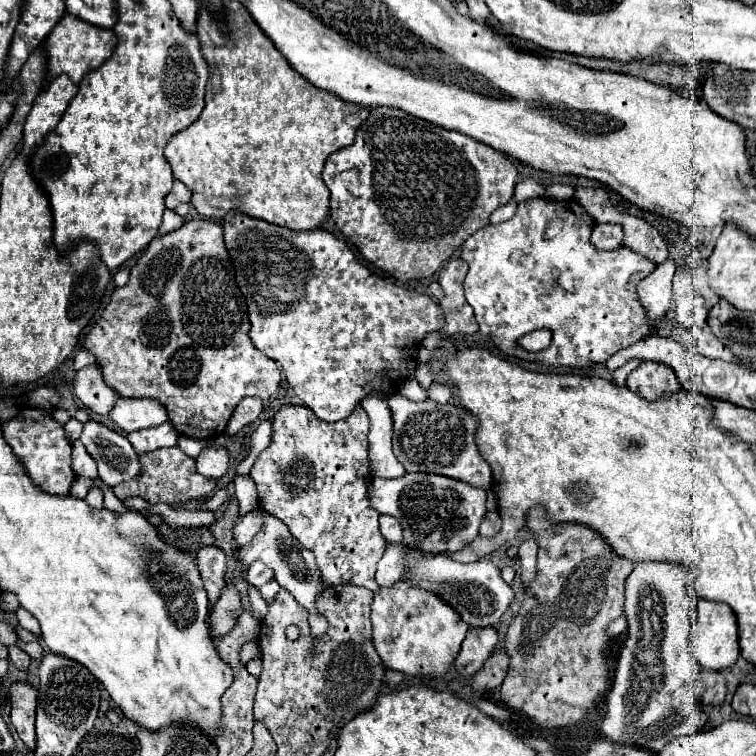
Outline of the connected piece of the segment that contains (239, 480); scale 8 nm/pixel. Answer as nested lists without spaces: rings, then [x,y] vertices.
[[[236,476],[234,478],[234,488],[236,488],[236,498],[240,502],[240,518],[242,518],[258,506],[256,486],[254,486],[250,476]]]

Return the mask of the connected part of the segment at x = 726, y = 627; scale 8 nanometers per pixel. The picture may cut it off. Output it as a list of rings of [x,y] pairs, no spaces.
[[[696,600],[696,616],[690,616],[692,632],[692,656],[694,660],[708,670],[726,670],[734,666],[740,646],[738,646],[738,626],[736,626],[736,616],[730,606],[722,602],[710,602],[710,600]]]

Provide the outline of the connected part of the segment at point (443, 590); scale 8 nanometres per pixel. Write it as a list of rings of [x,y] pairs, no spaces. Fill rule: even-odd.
[[[434,554],[428,558],[428,566],[424,566],[424,572],[406,572],[402,580],[408,582],[410,586],[436,594],[448,606],[452,606],[468,626],[476,626],[476,628],[498,624],[500,616],[514,600],[512,588],[502,580],[496,564],[486,558],[474,564],[462,564],[446,554]]]

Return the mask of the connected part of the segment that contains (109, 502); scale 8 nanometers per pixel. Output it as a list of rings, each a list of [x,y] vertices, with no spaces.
[[[108,488],[108,490],[104,490],[104,508],[108,508],[108,510],[112,510],[114,514],[118,512],[118,514],[124,514],[128,508],[114,496],[114,492],[112,492],[112,488]]]

